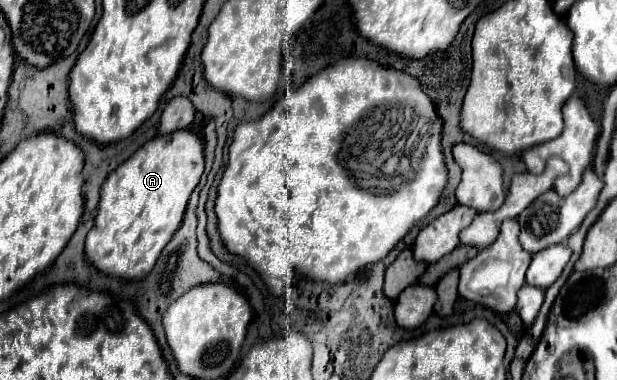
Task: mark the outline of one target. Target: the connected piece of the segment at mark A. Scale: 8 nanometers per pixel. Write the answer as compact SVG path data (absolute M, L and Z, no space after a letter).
M190 130L156 136L120 164L102 184L94 226L86 236L88 262L112 278L142 280L178 230L188 198L204 172L204 146Z

